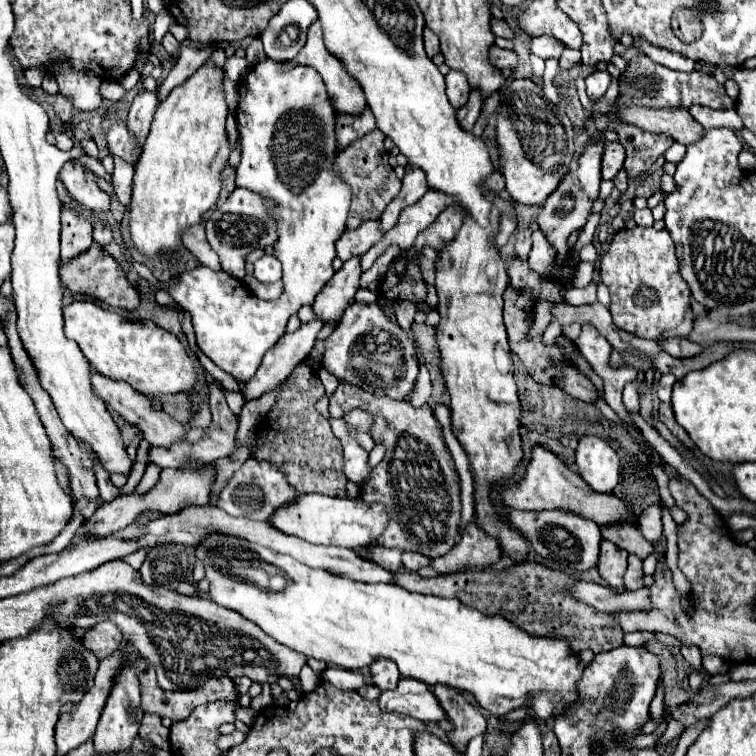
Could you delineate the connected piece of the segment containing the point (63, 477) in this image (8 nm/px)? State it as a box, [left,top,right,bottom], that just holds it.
[54,459,72,495]

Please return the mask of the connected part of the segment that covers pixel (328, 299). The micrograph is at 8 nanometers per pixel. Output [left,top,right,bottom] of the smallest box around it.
[312,257,360,323]

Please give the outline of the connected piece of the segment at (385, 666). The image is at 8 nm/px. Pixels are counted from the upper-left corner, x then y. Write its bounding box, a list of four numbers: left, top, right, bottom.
[370,659,400,691]

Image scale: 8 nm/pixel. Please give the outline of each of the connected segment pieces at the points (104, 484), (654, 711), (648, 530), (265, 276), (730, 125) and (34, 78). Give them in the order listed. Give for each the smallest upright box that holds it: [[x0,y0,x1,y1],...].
[[96,463,120,503],[650,685,664,717],[638,505,662,543],[254,255,282,283],[690,107,744,133],[24,67,44,89]]

